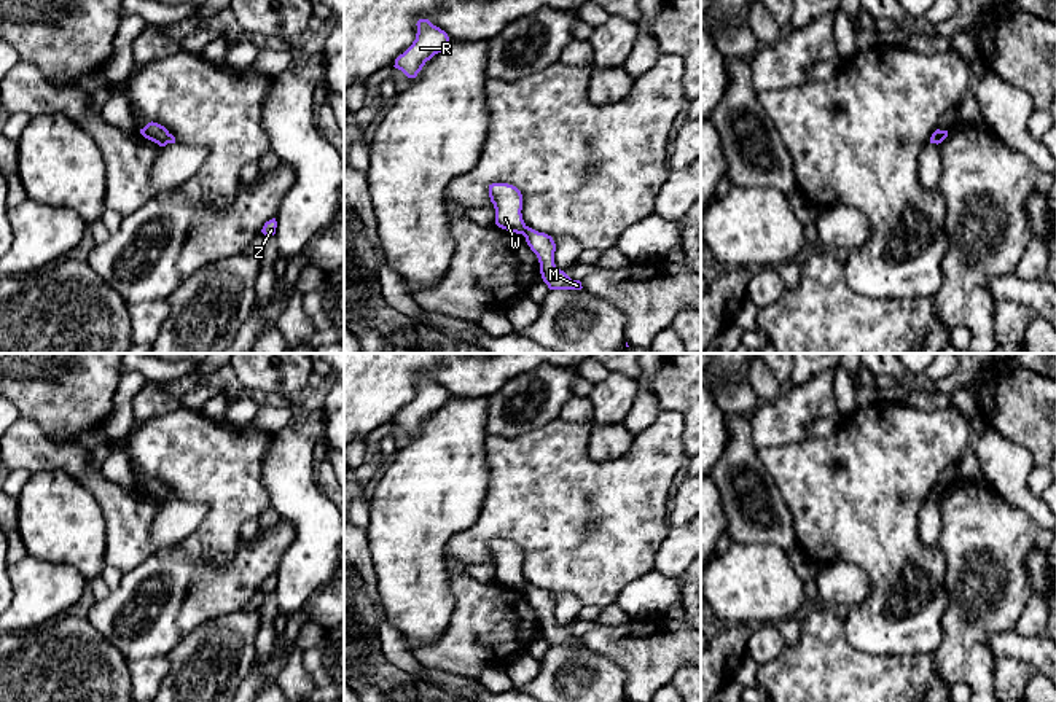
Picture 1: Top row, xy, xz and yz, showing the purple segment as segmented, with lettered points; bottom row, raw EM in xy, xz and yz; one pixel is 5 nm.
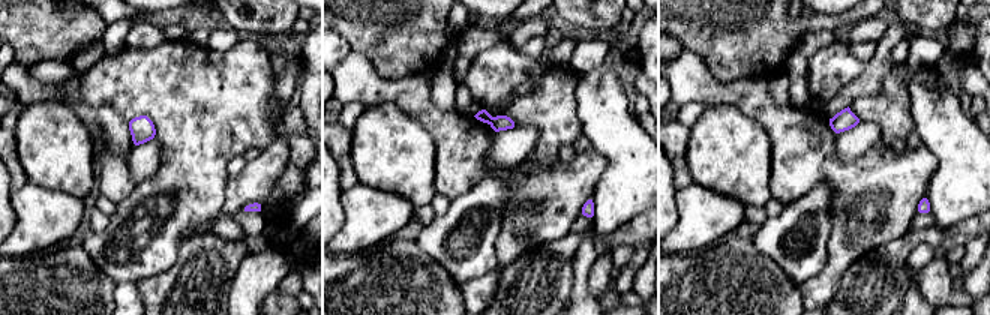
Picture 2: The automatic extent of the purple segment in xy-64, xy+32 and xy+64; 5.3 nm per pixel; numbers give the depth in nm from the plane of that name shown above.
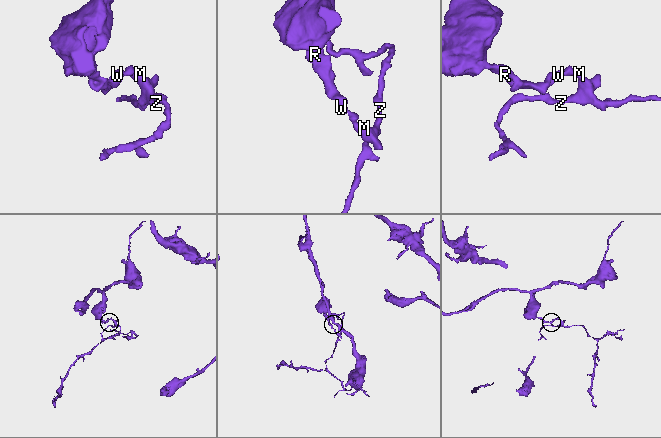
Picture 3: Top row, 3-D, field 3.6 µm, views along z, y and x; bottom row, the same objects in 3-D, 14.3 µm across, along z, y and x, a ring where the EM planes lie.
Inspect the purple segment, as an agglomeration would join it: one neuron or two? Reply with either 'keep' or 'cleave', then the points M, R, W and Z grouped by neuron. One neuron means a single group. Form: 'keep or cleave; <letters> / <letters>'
cleave; M Z / R W

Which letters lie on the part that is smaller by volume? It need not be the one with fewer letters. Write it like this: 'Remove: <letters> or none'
Remove: M, Z

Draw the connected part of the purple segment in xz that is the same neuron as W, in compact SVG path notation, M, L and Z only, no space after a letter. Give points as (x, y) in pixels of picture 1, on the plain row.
M508 540L489 541L489 554L495 565L495 581L502 586L522 591L526 579L522 576L522 551Z

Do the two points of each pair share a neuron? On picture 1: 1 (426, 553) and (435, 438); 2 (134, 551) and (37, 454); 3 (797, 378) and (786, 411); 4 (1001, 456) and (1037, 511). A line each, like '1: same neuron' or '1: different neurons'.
1: same neuron
2: same neuron
3: different neurons
4: same neuron

